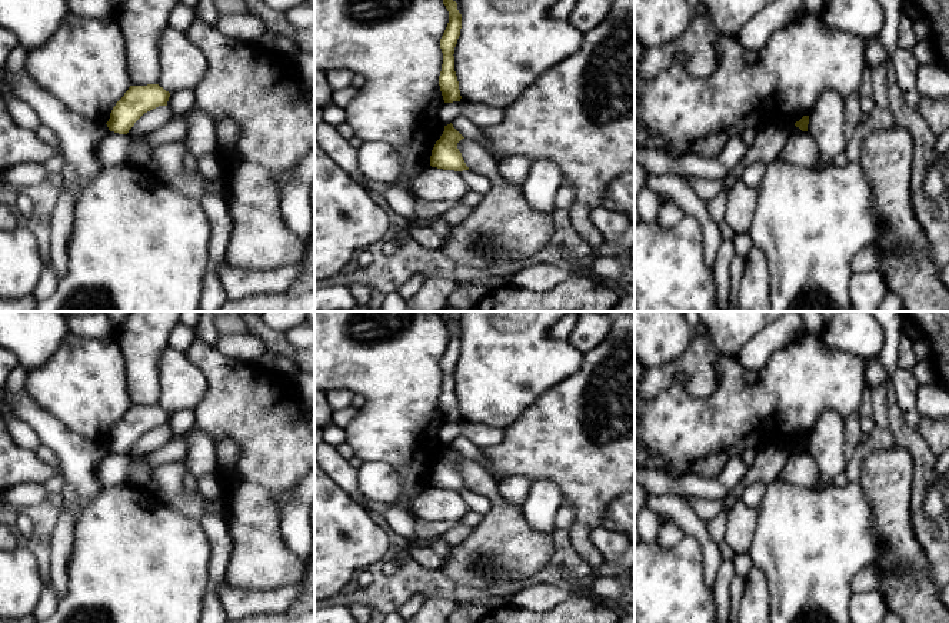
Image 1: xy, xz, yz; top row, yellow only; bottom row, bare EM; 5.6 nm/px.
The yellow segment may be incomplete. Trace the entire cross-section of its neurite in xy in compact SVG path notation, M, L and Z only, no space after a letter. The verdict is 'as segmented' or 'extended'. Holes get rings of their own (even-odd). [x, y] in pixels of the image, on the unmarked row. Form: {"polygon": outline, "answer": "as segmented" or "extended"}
{"polygon": "M159 404L130 406L113 427L106 444L110 452L127 454L144 433L167 426L169 417L170 413Z", "answer": "as segmented"}

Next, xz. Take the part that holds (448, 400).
{"polygon": "M443 317L443 324L449 332L449 343L440 359L440 369L443 373L443 384L439 396L439 406L444 423L460 422L459 402L454 392L454 367L460 356L462 334L457 330L457 323L452 319Z", "answer": "as segmented"}

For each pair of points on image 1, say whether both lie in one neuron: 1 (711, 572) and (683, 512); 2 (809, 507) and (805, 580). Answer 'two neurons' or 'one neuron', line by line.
1: one neuron
2: one neuron

